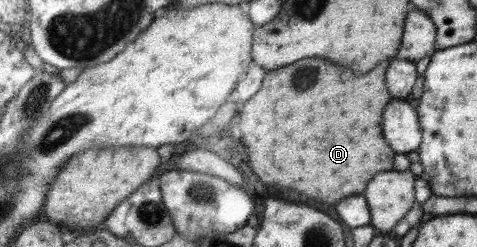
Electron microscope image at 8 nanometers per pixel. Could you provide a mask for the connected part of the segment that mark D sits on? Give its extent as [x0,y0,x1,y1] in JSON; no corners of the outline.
[240,57,395,203]

